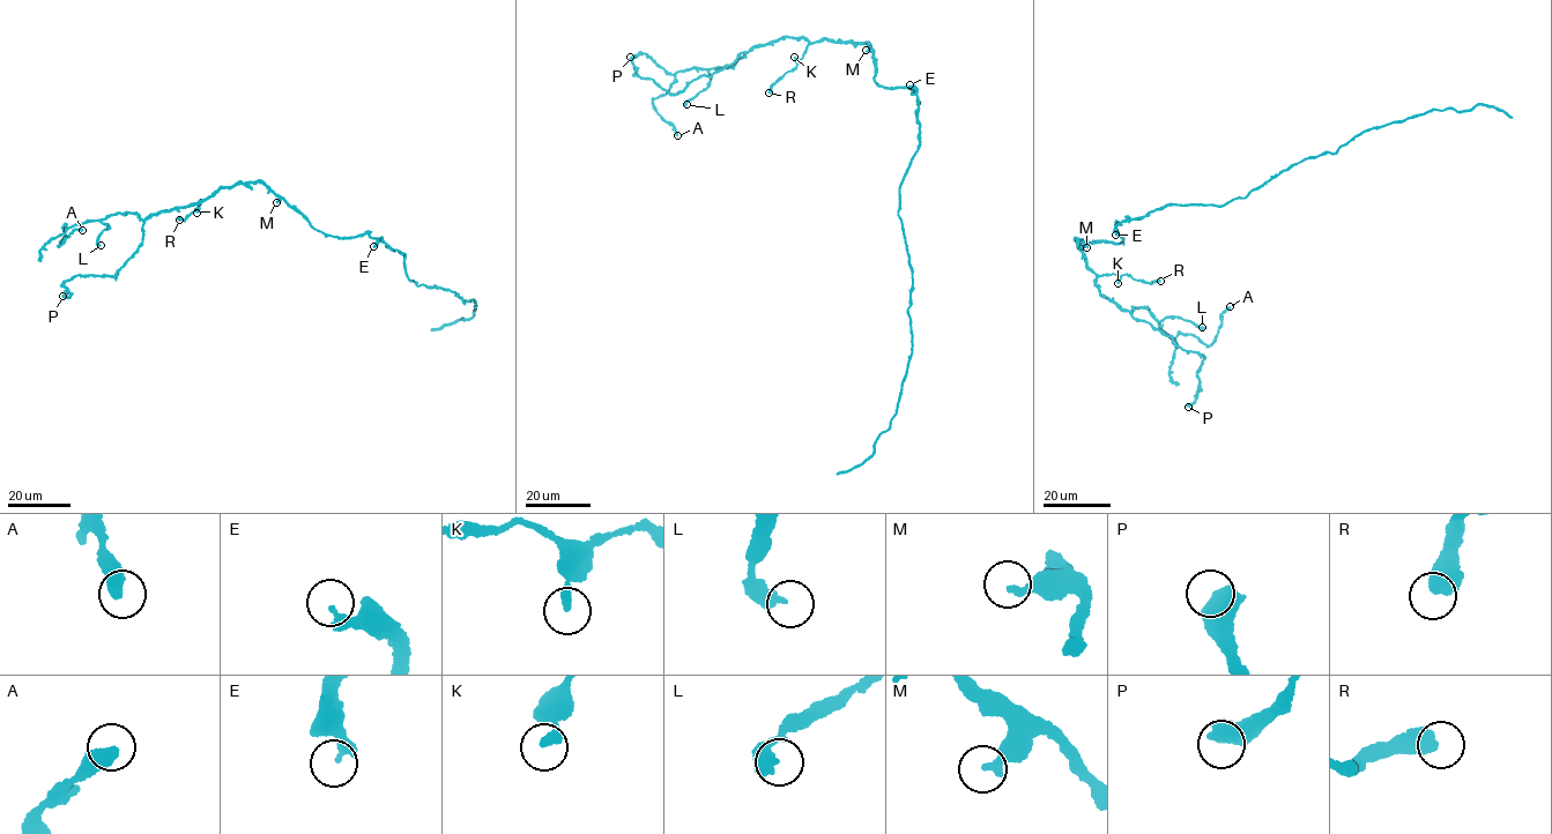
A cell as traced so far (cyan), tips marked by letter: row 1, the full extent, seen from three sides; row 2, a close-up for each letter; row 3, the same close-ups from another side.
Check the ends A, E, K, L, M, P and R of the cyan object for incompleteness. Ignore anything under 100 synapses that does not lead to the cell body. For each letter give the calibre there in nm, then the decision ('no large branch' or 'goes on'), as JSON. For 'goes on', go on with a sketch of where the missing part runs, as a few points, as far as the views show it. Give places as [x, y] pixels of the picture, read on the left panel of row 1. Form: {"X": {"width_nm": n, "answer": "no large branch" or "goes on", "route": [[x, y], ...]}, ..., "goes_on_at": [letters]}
{"A": {"width_nm": 500, "answer": "no large branch"}, "E": {"width_nm": 320, "answer": "no large branch"}, "K": {"width_nm": 280, "answer": "no large branch"}, "L": {"width_nm": 400, "answer": "no large branch"}, "M": {"width_nm": 300, "answer": "no large branch"}, "P": {"width_nm": 700, "answer": "no large branch"}, "R": {"width_nm": 550, "answer": "no large branch"}, "goes_on_at": []}

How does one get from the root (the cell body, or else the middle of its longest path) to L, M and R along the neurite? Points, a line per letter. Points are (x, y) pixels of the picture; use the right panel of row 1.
L: (1116, 224), (1121, 243), (1075, 239), (1100, 293), (1124, 310), (1145, 308), (1159, 321), (1178, 317), (1202, 327)
M: (1116, 224), (1122, 241), (1085, 241), (1086, 247)
R: (1116, 224), (1123, 237), (1121, 243), (1075, 239), (1088, 267), (1099, 276), (1126, 274), (1151, 284), (1160, 281)

